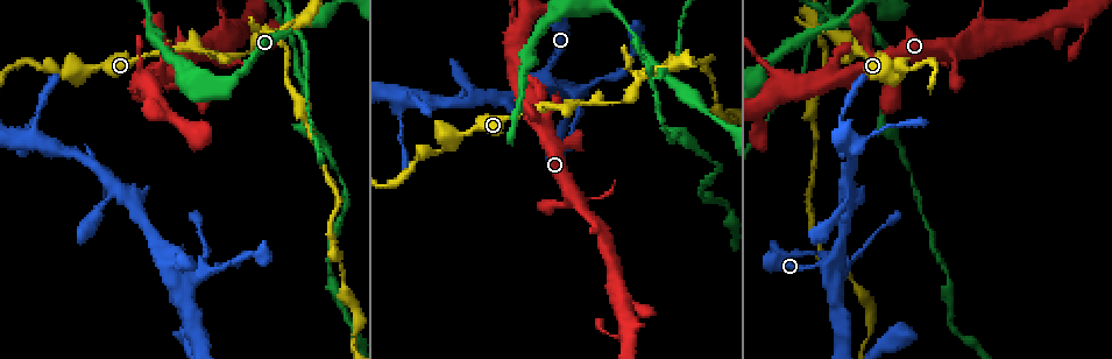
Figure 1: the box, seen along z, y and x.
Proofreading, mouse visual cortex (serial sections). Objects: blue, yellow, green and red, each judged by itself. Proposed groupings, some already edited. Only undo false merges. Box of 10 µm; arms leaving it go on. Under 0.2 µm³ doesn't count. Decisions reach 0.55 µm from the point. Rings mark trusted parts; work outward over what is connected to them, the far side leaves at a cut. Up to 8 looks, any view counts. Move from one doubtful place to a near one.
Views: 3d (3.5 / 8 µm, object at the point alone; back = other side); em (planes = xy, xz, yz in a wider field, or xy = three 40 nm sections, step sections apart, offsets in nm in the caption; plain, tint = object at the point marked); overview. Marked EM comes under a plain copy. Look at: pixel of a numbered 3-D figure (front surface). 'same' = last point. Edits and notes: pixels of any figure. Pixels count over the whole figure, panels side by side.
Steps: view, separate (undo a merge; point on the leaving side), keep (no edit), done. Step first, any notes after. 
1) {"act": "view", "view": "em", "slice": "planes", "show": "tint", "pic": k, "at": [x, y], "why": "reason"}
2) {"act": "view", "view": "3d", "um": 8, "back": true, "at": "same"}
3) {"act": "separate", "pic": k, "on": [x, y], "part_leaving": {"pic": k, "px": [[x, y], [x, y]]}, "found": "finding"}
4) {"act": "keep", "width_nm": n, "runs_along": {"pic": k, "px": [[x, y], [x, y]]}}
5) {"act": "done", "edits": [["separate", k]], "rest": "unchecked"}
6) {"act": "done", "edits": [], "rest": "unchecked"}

{"act": "view", "view": "3d", "um": 3.5, "pic": 1, "at": [716, 171]}

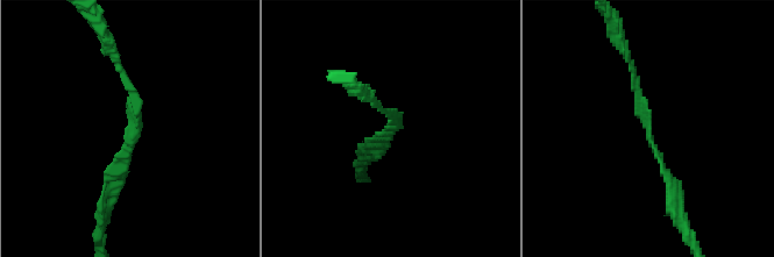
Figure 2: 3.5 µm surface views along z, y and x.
{"act": "view", "view": "em", "slice": "xy", "step": 5, "show": "tint", "pic": 2, "at": [395, 126], "arm_widths_nm": [150, 150]}

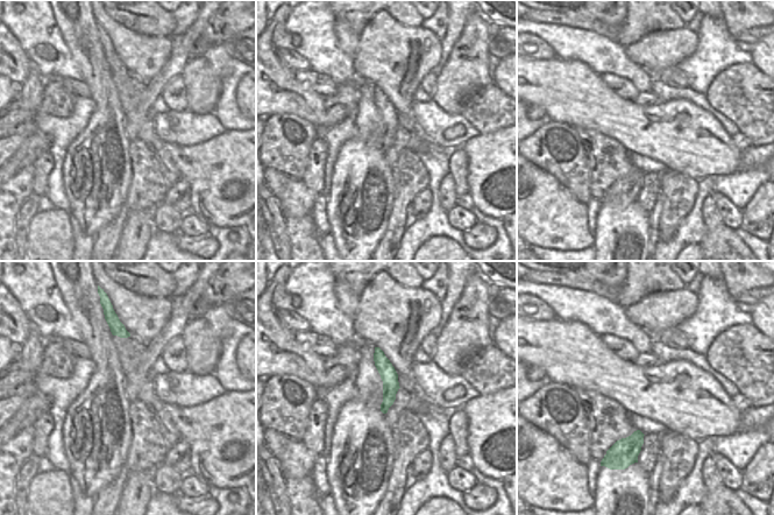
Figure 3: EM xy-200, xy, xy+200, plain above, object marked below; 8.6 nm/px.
{"act": "keep", "runs_along": {"pic": 2, "px": [[632, 66], [638, 109], [680, 202]]}, "found": "one cell here"}

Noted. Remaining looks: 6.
{"act": "view", "view": "3d", "um": 8, "pic": 1, "at": [543, 81], "why": "abrupt turn"}

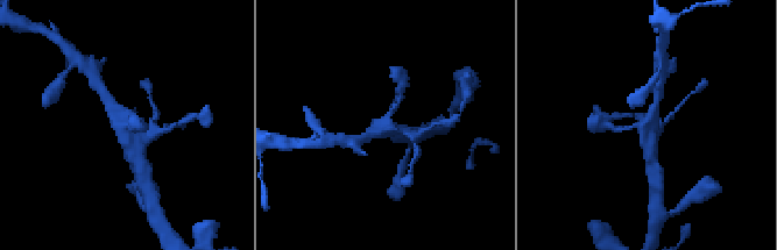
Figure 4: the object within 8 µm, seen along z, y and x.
{"act": "view", "view": "em", "slice": "xy", "step": 5, "show": "tint", "at": "same", "why": "shape alone is not enough"}

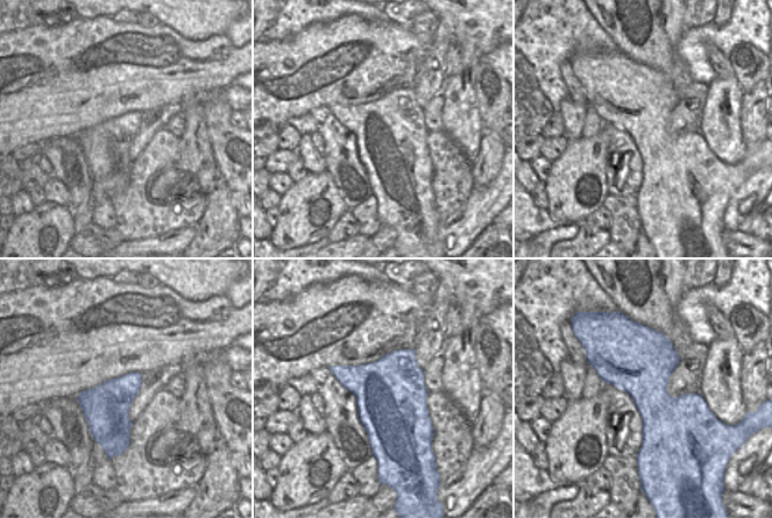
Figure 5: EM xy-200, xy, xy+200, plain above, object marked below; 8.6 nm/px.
{"act": "keep", "runs_along": {"pic": 4, "px": [[398, 95], [387, 127], [367, 136]]}, "found": "one cell here"}

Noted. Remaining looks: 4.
{"act": "view", "view": "3d", "um": 3.5, "pic": 1, "at": [61, 77], "why": "thin neck"}

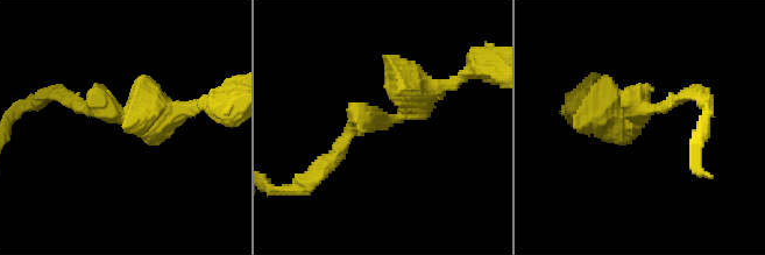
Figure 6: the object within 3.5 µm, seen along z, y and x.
{"act": "view", "view": "em", "slice": "xy", "step": 5, "show": "tint", "pic": 6, "at": [388, 120], "arm_widths_nm": [200, 250]}

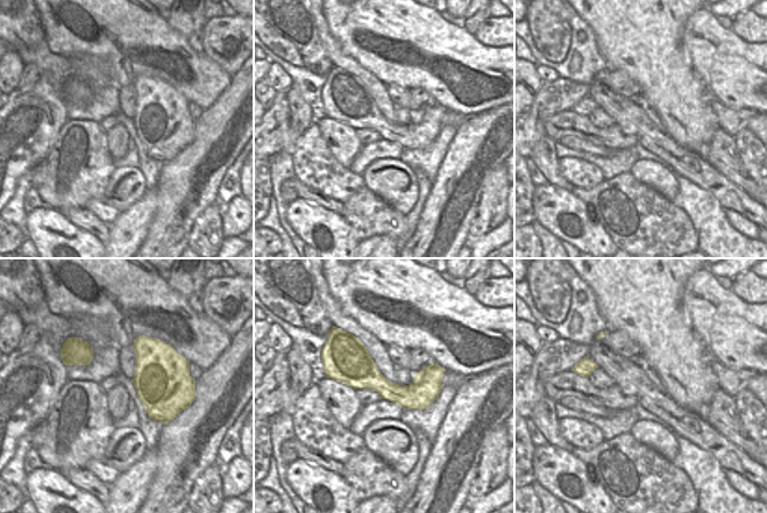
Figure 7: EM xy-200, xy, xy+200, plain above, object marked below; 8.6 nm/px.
{"act": "keep", "runs_along": {"pic": 6, "px": [[447, 83], [397, 119], [361, 119], [333, 157]]}, "found": "continuous, no second cell"}

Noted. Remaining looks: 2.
{"act": "view", "view": "3d", "um": 3.5, "pic": 1, "at": [224, 40], "why": "three arms meet"}

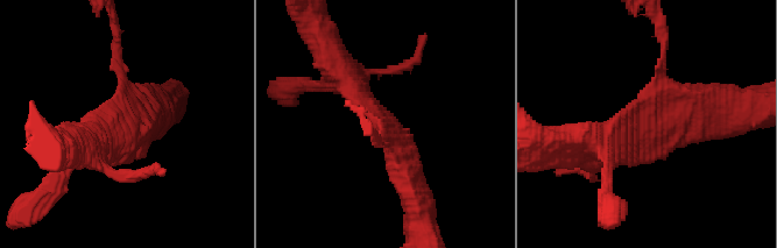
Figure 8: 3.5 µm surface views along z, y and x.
{"act": "view", "view": "em", "slice": "planes", "show": "tint", "pic": 8, "at": [648, 129], "why": "now the EM"}

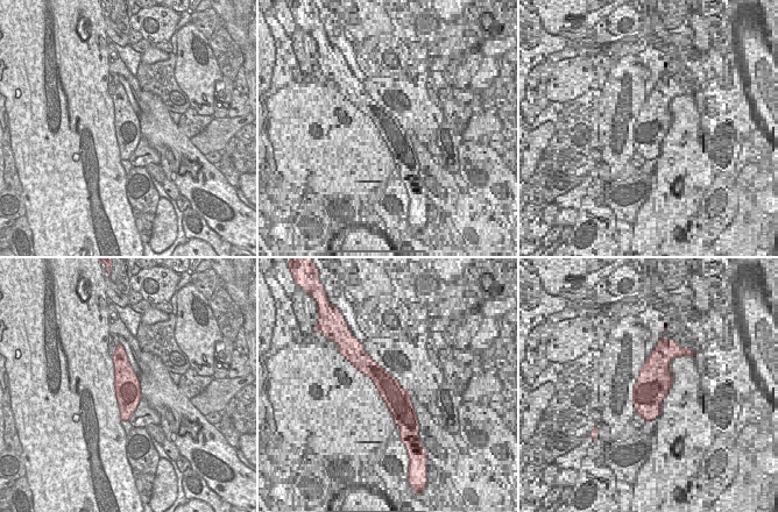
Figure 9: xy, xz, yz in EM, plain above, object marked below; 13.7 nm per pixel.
{"act": "keep", "arms": 3, "runs_along": {"pic": 8, "px": [[338, 70], [385, 120], [417, 192]]}, "found": "one cell here"}

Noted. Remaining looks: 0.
{"act": "done", "edits": [], "rest": "unchecked"}

